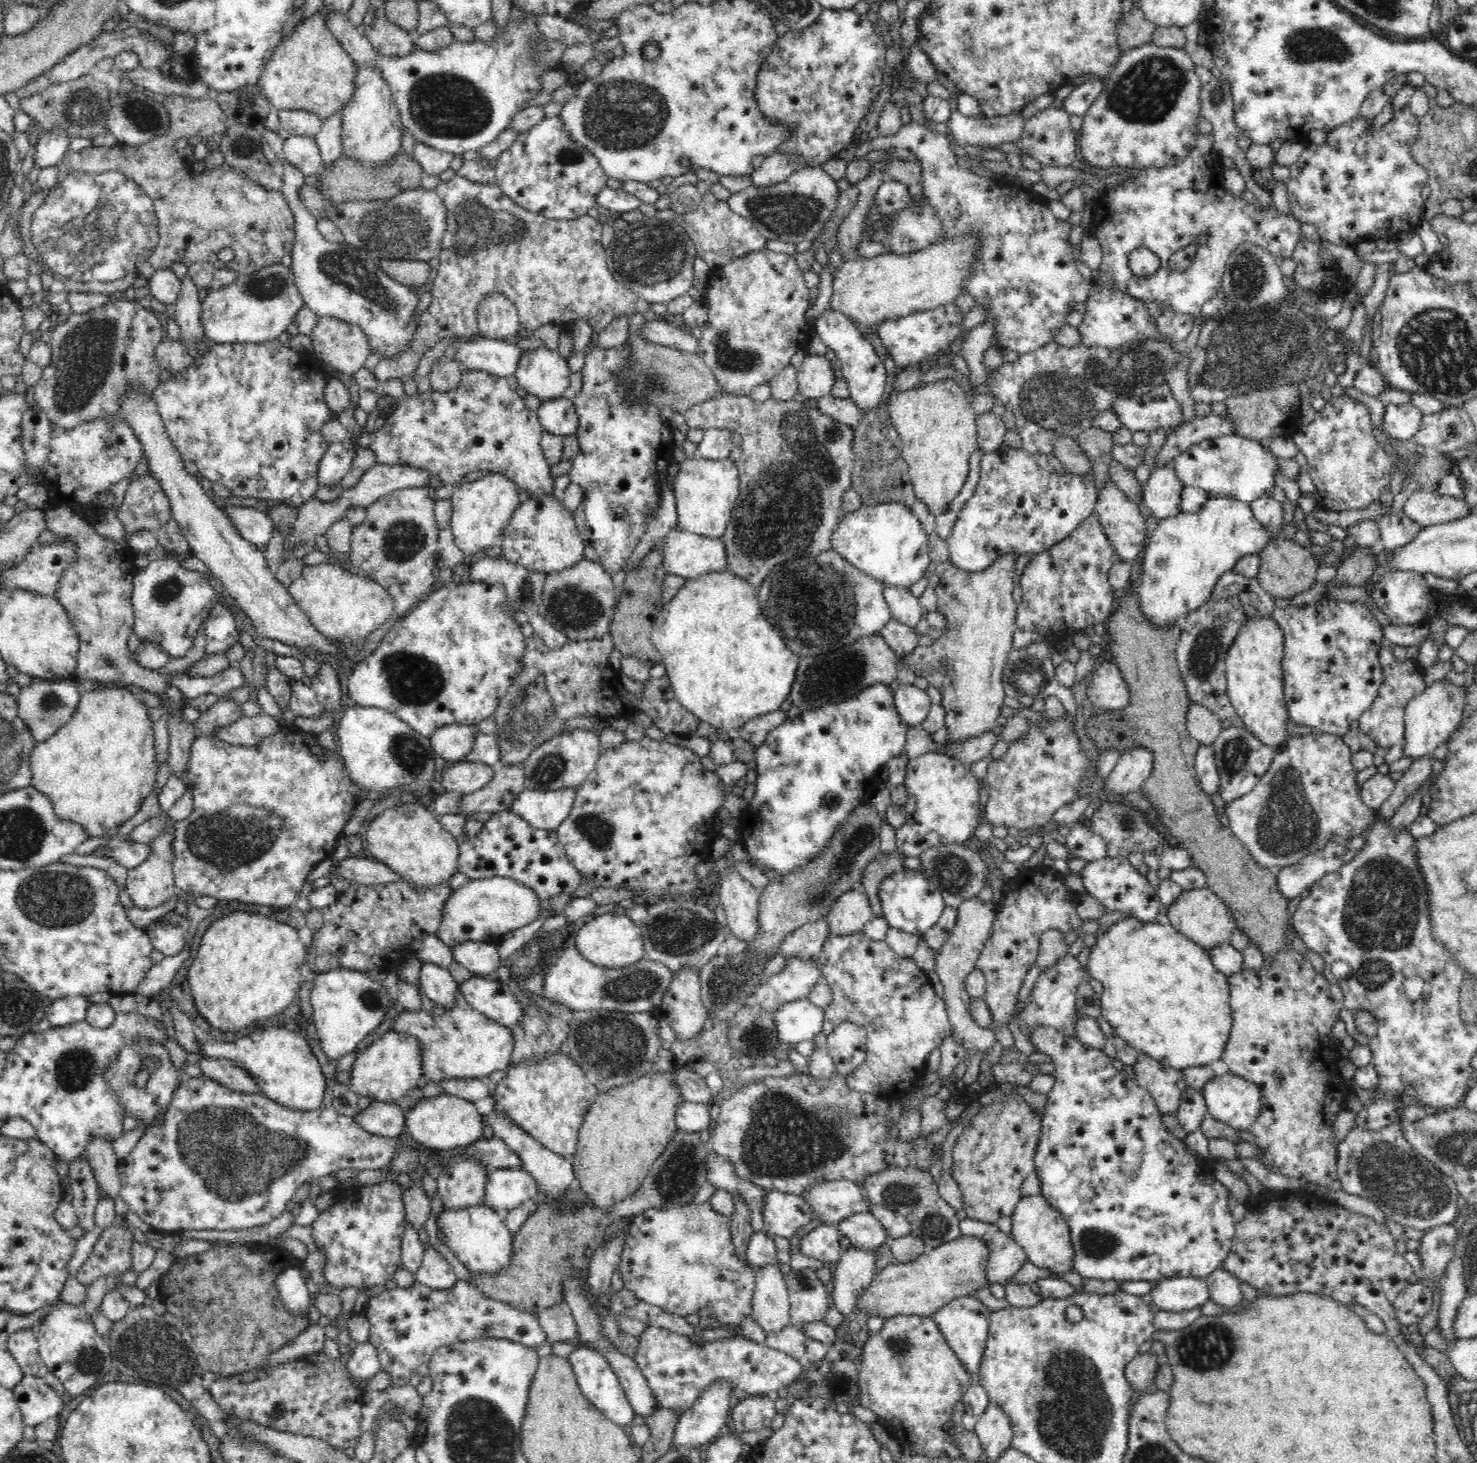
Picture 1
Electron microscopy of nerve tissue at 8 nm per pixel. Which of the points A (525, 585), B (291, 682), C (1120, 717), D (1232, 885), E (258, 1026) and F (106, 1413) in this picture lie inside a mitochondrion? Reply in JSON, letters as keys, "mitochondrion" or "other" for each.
{"A":"mitochondrion","B":"other","C":"other","D":"other","E":"other","F":"other"}

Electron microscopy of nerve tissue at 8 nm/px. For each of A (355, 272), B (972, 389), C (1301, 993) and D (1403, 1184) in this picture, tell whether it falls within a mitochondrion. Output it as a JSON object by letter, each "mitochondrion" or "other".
{"A":"mitochondrion","B":"other","C":"other","D":"mitochondrion"}

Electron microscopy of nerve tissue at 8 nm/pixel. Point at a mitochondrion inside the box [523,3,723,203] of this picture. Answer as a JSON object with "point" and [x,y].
{"point":[618,115]}

